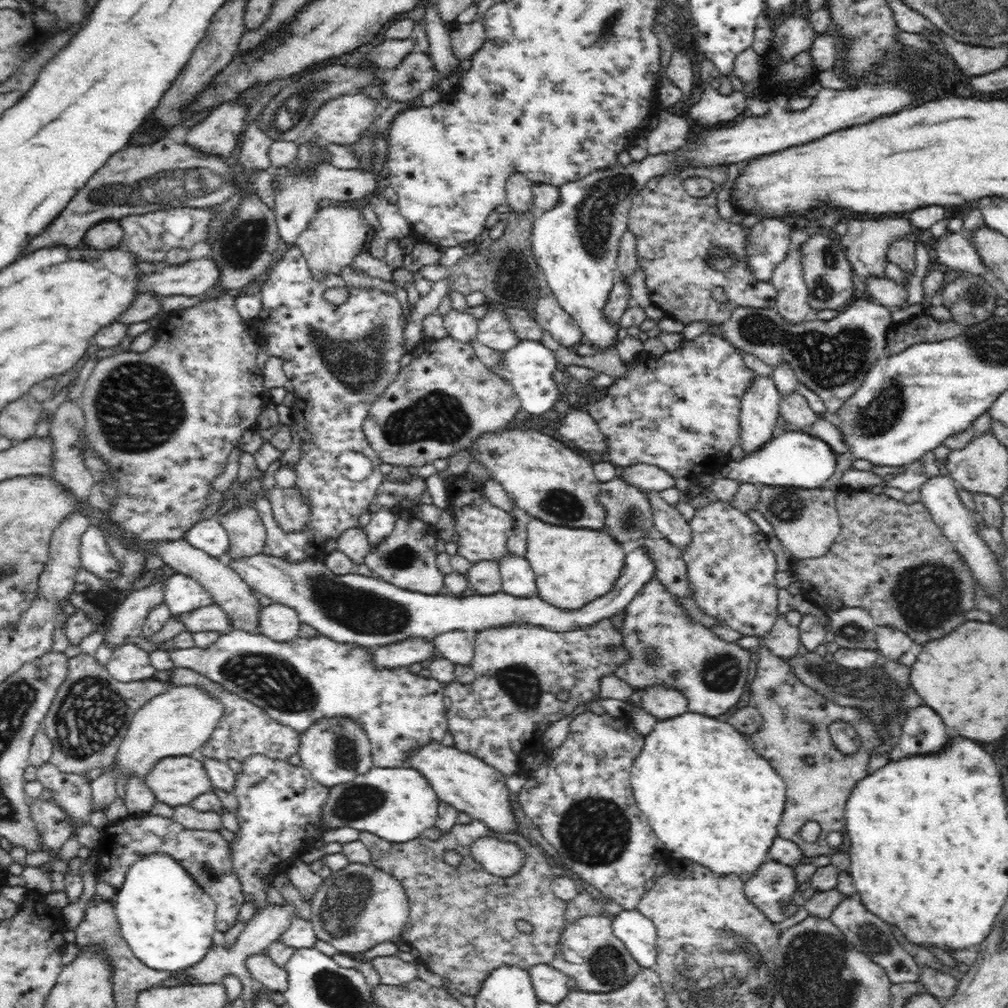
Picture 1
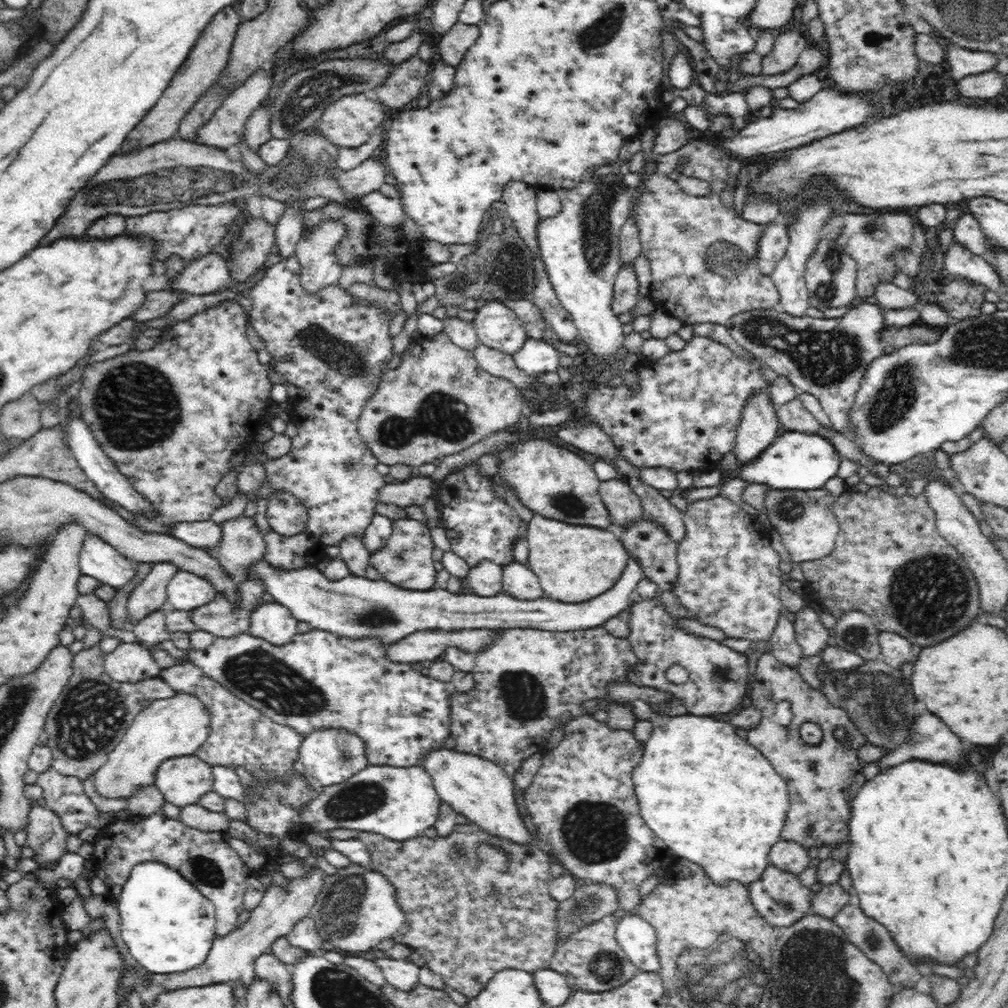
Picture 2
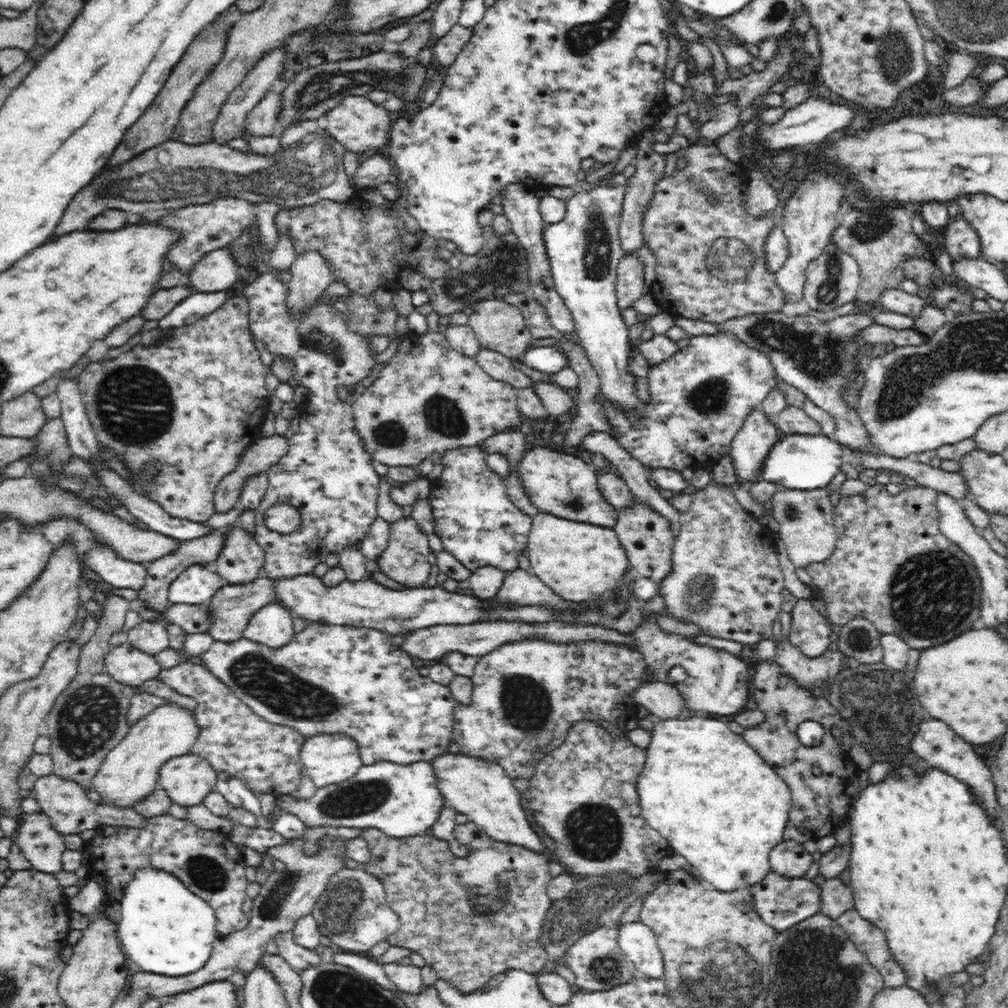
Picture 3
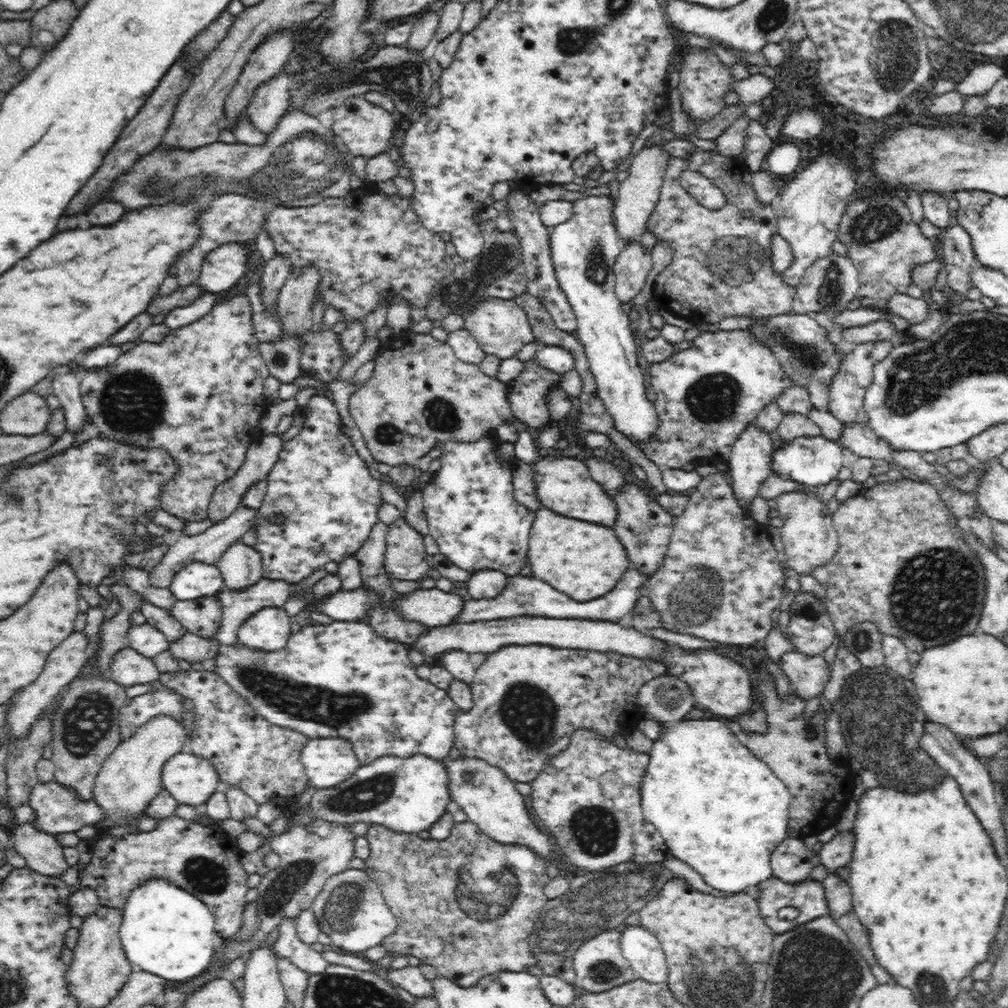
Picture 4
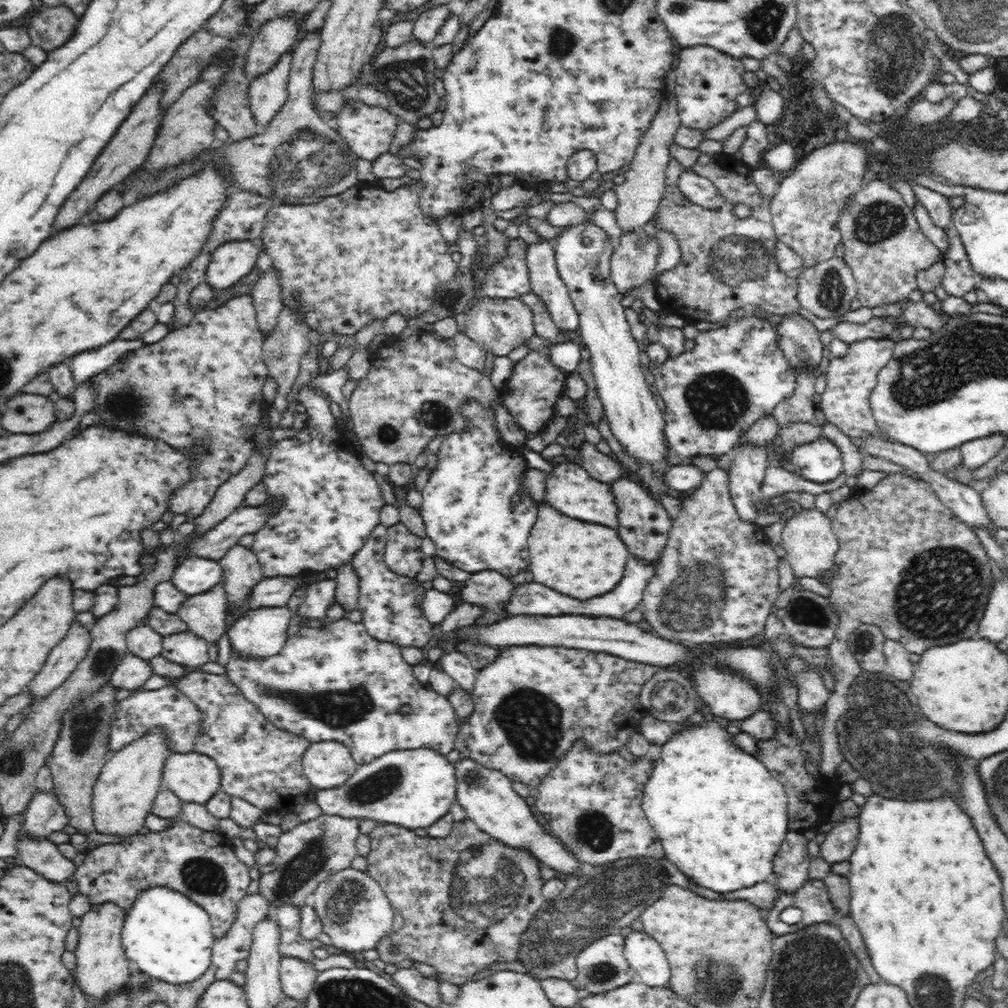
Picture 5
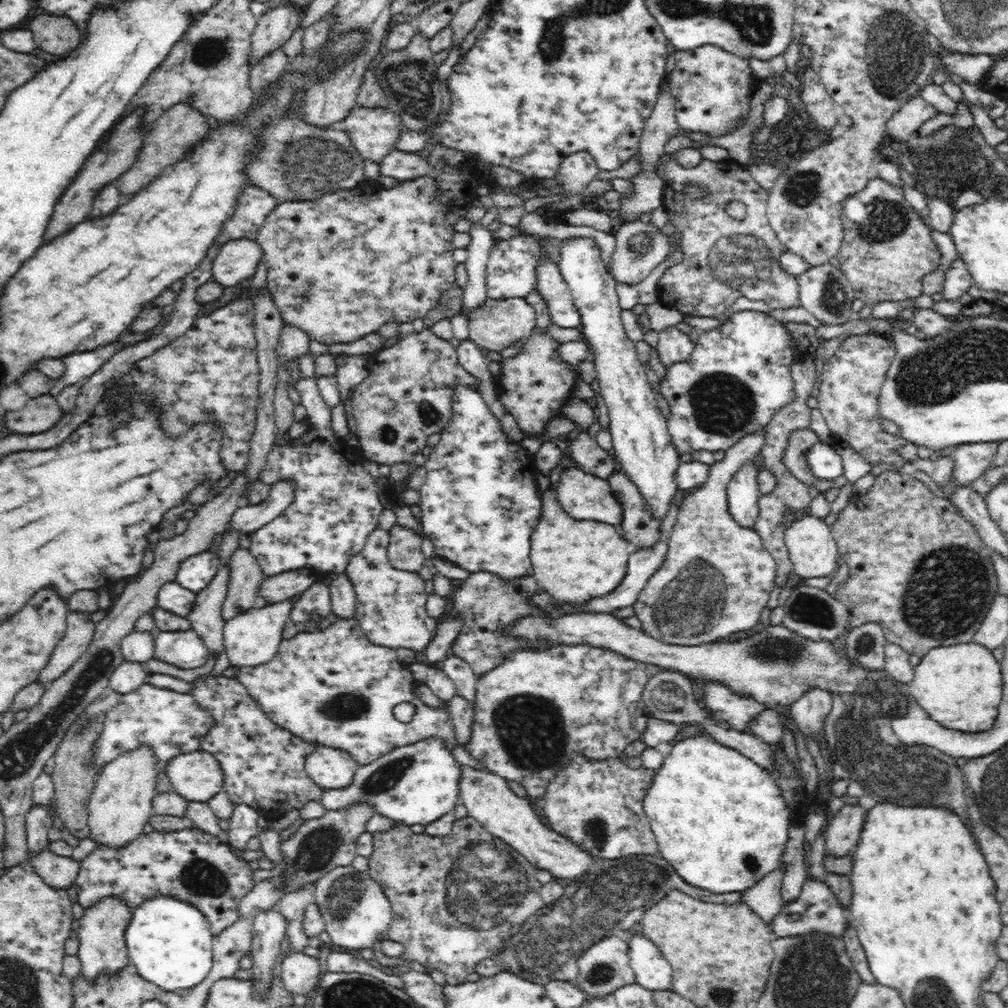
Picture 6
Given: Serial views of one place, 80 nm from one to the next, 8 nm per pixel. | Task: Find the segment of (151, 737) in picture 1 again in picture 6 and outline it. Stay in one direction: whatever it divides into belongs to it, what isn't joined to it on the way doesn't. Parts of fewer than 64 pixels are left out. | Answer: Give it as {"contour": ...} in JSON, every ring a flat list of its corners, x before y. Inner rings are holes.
{"contour":[[140,746,139,749,128,751,127,753,118,755,112,762,106,763,104,768,97,775,95,785,89,798,88,809,88,827,91,828,88,838,92,839,96,846,114,847,121,849,139,834,142,834,144,826,153,816,153,800,156,794,156,776,159,774,156,767,156,757,152,753,152,749,148,746]]}

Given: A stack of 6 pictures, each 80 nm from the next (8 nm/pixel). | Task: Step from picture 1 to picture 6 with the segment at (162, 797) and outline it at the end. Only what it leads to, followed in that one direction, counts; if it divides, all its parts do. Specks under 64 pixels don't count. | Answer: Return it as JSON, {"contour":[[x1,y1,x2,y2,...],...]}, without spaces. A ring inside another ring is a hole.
{"contour":[[194,751,167,762,167,778,186,801,208,802,223,790,224,773,213,754]]}

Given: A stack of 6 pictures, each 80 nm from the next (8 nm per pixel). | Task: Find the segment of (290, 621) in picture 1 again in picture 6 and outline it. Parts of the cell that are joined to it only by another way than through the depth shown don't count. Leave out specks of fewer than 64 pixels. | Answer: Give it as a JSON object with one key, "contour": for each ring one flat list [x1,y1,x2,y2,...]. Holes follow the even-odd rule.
{"contour":[[289,598,288,601,280,602,274,606,257,605,251,610,232,618,225,622,222,627,223,652,228,657,231,666,253,667,267,663,276,656,282,639,282,628,290,620,294,602]]}

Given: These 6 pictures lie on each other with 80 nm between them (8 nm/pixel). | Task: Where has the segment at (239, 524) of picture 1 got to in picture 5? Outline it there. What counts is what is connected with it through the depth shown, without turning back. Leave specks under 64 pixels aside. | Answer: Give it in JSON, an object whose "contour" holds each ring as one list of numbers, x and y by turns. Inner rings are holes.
{"contour":[[232,546,219,561,223,569,227,607,244,608,254,588,263,580,260,561,248,546]]}

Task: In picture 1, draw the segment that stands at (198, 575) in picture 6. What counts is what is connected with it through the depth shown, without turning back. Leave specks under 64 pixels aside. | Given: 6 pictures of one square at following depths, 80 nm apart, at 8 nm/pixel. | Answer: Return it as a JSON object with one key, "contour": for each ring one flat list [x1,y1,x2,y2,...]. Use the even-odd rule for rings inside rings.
{"contour":[[177,573,166,580,164,603,172,616,179,616,213,604,214,598,194,578]]}

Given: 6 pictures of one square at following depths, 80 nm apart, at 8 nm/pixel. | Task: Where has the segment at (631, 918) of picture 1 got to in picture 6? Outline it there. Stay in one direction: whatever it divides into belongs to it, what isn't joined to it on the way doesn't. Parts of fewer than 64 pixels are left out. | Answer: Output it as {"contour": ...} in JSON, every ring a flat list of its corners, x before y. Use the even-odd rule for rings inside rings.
{"contour":[[644,934,627,935,629,965,635,972,635,982,651,991,672,991,673,970,660,949]]}

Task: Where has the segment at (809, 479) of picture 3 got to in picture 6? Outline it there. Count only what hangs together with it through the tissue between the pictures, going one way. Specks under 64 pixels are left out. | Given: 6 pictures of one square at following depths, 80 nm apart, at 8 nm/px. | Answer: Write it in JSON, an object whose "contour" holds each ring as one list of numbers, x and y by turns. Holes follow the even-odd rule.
{"contour":[[822,441,809,450,807,464,817,480,836,480,844,474,843,460,837,451]]}

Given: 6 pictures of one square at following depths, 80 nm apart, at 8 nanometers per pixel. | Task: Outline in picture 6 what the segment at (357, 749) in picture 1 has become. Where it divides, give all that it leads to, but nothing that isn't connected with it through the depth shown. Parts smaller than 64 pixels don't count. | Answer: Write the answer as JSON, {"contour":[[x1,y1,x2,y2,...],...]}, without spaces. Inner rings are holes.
{"contour":[[316,746,315,751,305,758,305,772,322,789,343,789,354,778,359,764,348,751]]}

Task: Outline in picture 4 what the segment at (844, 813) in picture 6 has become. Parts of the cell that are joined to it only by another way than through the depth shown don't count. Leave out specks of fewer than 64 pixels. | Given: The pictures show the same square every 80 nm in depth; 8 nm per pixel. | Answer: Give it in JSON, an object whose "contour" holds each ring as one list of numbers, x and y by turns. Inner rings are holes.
{"contour":[[853,829,841,830,827,842,824,842,819,850,821,863,829,869,830,874,840,866,848,864,853,854,855,844,855,832]]}

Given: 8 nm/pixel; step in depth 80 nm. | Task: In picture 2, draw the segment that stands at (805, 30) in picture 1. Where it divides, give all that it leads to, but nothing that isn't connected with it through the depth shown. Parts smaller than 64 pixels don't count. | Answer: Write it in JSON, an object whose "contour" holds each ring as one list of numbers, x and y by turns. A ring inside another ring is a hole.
{"contour":[[802,31,776,32,772,52,762,60,760,75,770,77,790,71,808,45,808,38]]}

